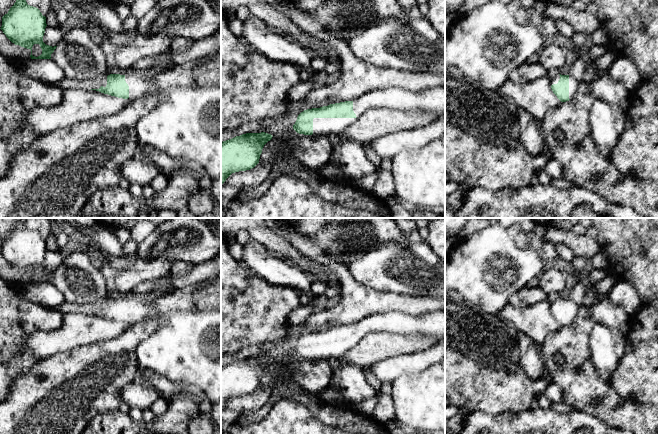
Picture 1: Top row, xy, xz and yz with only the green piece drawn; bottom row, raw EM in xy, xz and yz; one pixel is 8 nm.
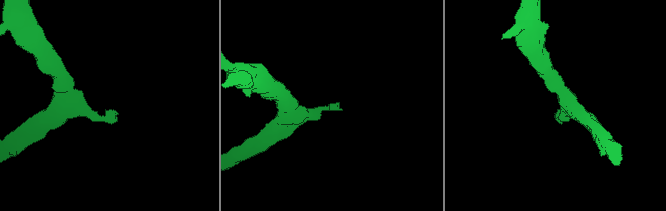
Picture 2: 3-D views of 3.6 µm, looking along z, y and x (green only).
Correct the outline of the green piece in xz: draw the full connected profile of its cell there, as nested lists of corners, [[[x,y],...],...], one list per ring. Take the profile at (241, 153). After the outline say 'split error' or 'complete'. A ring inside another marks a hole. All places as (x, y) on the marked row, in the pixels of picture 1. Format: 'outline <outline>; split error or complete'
outline [[[246,133],[221,142],[221,185],[235,172],[254,168],[260,159],[264,145],[272,139],[272,135],[261,133]]]; complete

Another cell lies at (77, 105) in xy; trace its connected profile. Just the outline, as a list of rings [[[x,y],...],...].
[[[66,89],[58,105],[50,108],[35,107],[30,111],[27,123],[41,136],[77,123],[113,115],[130,101],[129,98],[118,98],[96,90]]]

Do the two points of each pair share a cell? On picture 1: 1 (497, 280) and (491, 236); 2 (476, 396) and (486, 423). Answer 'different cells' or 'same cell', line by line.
1: same cell
2: different cells

